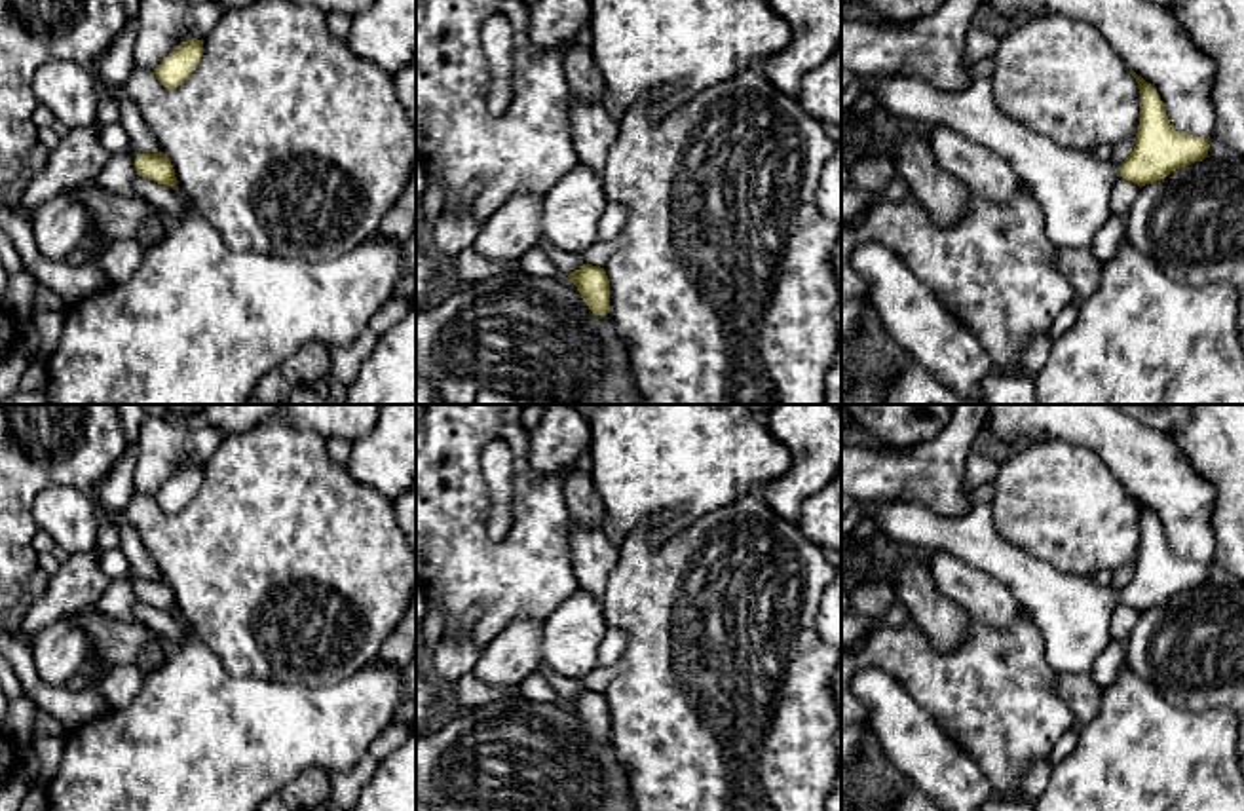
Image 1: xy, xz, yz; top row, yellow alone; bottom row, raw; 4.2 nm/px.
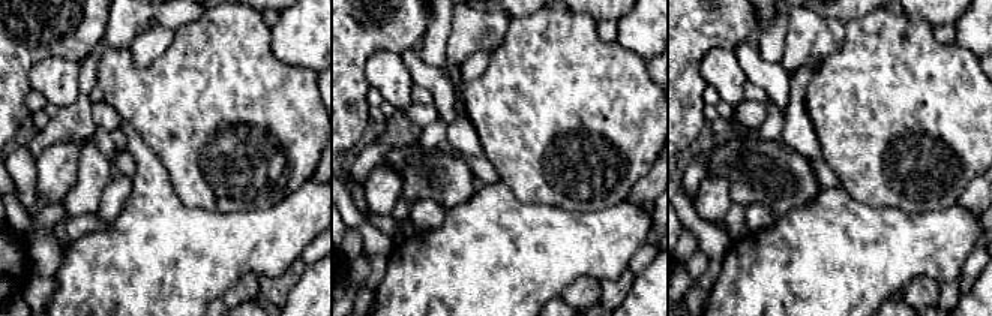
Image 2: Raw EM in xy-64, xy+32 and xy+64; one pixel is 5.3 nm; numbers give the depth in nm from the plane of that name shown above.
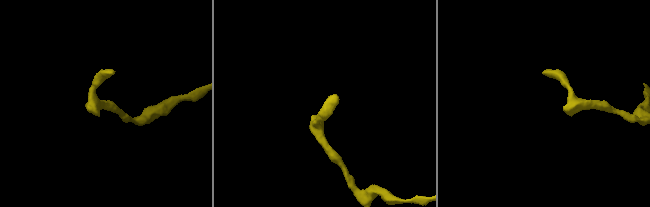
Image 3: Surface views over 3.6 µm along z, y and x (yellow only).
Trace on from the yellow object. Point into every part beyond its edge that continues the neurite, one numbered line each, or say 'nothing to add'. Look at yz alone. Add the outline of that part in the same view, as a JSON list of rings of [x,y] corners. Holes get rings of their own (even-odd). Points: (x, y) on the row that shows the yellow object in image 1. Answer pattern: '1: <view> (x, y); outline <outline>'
1: yz (1074, 188); outline [[[978,72],[961,91],[940,91],[929,82],[910,76],[872,82],[868,91],[877,97],[879,118],[887,123],[946,125],[1005,158],[1035,194],[1045,215],[1045,234],[1056,249],[1090,249],[1096,234],[1111,222],[1111,194],[1121,171],[1111,160],[1100,160],[1094,152],[1065,150],[1052,139],[1005,116],[993,101],[988,72]]]

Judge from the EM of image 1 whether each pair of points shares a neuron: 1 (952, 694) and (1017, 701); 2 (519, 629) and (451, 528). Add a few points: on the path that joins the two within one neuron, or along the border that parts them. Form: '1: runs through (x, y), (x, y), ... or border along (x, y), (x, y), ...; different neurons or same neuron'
1: runs through (967, 694), (992, 694), (1001, 701); same neuron
2: border along (542, 620), (517, 616), (483, 650); different neurons

